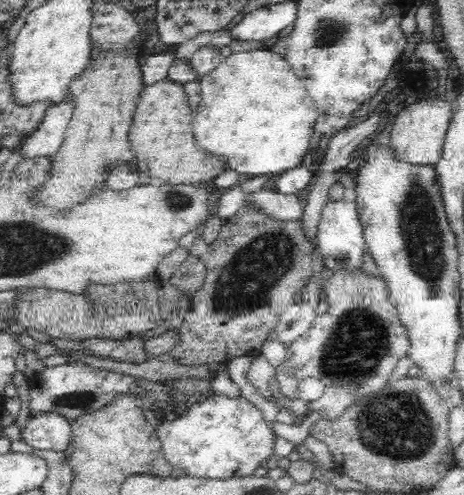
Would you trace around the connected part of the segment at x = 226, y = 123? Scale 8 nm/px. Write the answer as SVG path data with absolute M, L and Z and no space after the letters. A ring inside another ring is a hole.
M270 48L232 53L199 80L201 102L192 124L197 146L210 150L212 154L222 154L228 162L227 169L238 172L241 178L297 168L308 150L314 132L316 110L302 80L282 56Z

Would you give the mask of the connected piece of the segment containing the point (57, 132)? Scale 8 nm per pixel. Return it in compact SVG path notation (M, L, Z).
M68 90L62 100L49 108L41 128L27 140L23 139L19 150L23 152L24 158L54 156L62 146L65 130L76 107L76 99Z

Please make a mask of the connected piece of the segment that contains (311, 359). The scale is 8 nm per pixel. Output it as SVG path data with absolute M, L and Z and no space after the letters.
M362 263L358 264L352 270L334 271L327 280L324 290L328 300L328 311L323 316L317 317L312 326L290 345L285 354L285 361L277 367L276 377L281 394L293 402L299 403L298 384L304 378L318 378L324 384L321 396L301 408L306 411L316 409L321 416L334 419L358 398L385 386L398 360L408 357L411 349L409 329L400 319L396 306L390 301L386 279L366 274L361 265Z

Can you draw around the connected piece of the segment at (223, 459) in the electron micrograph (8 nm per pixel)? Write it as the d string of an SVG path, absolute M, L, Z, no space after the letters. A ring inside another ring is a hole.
M212 393L210 396L192 399L175 420L168 421L160 417L154 426L154 433L160 441L163 456L172 468L199 479L241 479L252 475L256 468L265 466L266 460L276 455L277 436L271 425L266 423L260 409L241 396L230 398Z

